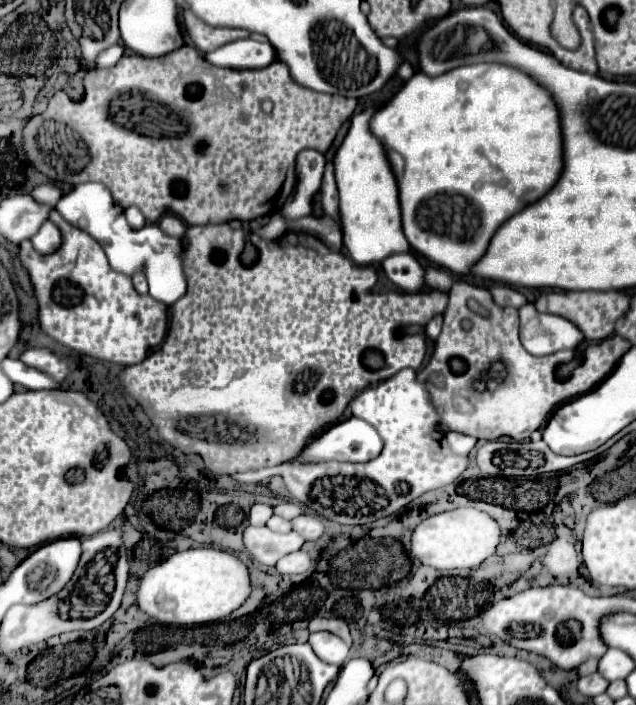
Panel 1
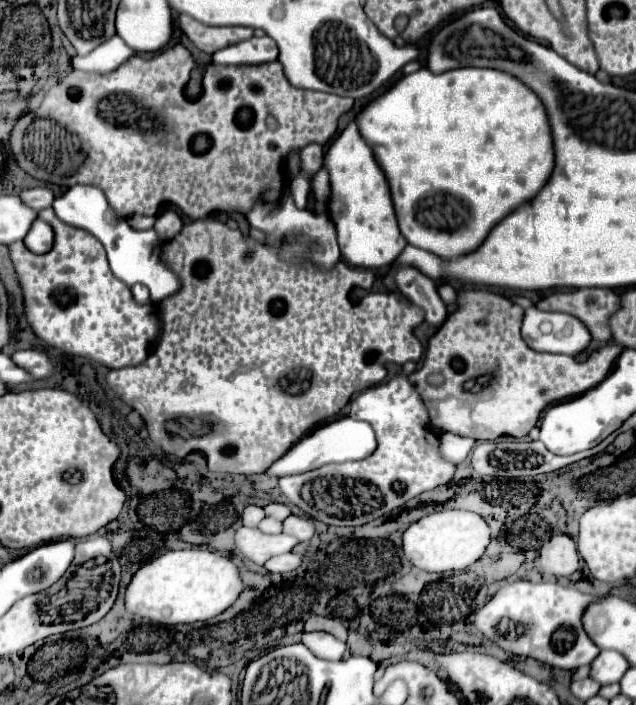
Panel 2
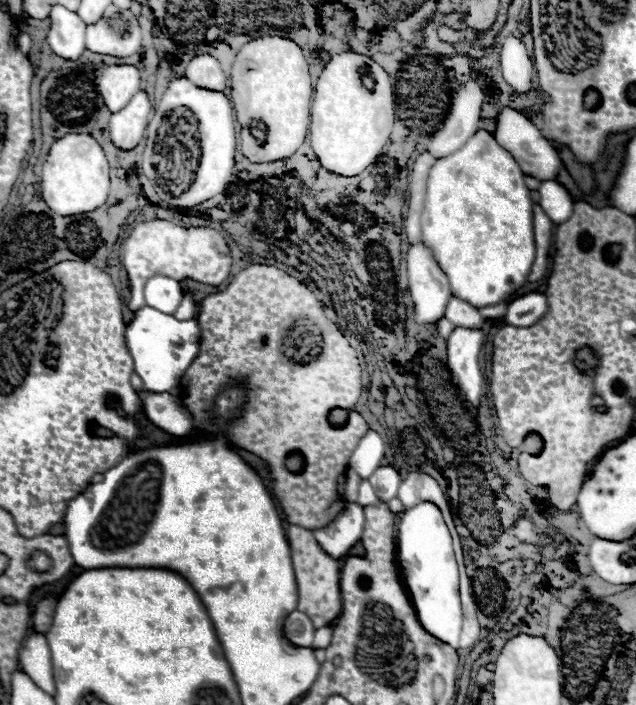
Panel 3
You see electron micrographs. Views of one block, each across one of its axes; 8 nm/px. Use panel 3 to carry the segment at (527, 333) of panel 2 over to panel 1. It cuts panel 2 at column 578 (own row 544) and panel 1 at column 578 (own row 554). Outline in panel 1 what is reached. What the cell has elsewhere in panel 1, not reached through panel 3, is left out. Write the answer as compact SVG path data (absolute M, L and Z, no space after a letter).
M524 304L518 312L522 346L534 356L576 348L584 338L572 322L554 314L538 314L532 304Z

